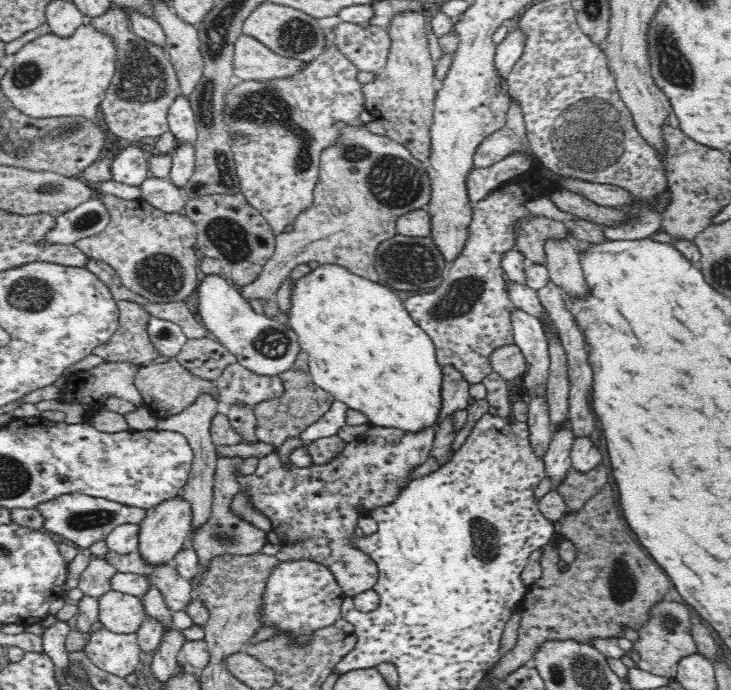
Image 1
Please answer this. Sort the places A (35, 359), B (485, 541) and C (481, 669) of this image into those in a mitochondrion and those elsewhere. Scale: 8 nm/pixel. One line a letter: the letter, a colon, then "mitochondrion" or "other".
A: other
B: mitochondrion
C: other

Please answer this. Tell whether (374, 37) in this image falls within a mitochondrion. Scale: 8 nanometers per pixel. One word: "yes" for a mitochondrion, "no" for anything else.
no

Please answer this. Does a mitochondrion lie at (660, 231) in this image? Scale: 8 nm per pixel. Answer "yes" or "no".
no

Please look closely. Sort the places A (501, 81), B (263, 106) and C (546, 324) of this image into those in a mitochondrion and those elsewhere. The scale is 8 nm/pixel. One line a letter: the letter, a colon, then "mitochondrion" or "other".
A: other
B: mitochondrion
C: other

